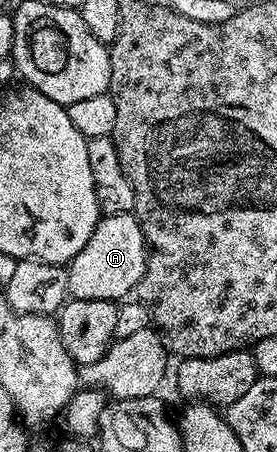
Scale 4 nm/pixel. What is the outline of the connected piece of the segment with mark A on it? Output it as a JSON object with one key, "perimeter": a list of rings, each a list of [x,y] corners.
{"perimeter":[[[132,212],[102,216],[91,238],[87,238],[87,246],[67,265],[69,296],[75,300],[124,301],[144,278],[146,259],[145,235]]]}

